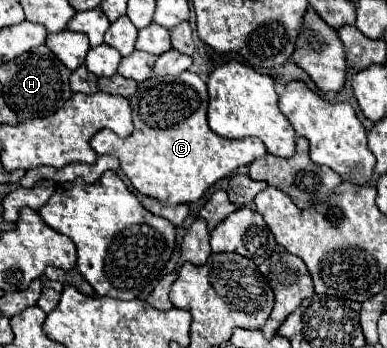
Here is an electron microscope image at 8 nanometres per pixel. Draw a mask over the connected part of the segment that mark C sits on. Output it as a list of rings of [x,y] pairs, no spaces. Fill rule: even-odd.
[[[183,71],[177,77],[151,77],[139,83],[137,93],[129,99],[133,109],[133,133],[125,139],[117,137],[115,133],[103,129],[93,135],[91,147],[97,155],[113,155],[119,159],[123,173],[129,177],[131,185],[147,197],[161,201],[163,205],[181,205],[181,203],[195,203],[203,197],[203,193],[219,179],[231,175],[235,169],[249,165],[251,161],[265,157],[265,145],[255,139],[223,139],[213,133],[207,125],[207,85],[203,79],[191,71]]]

